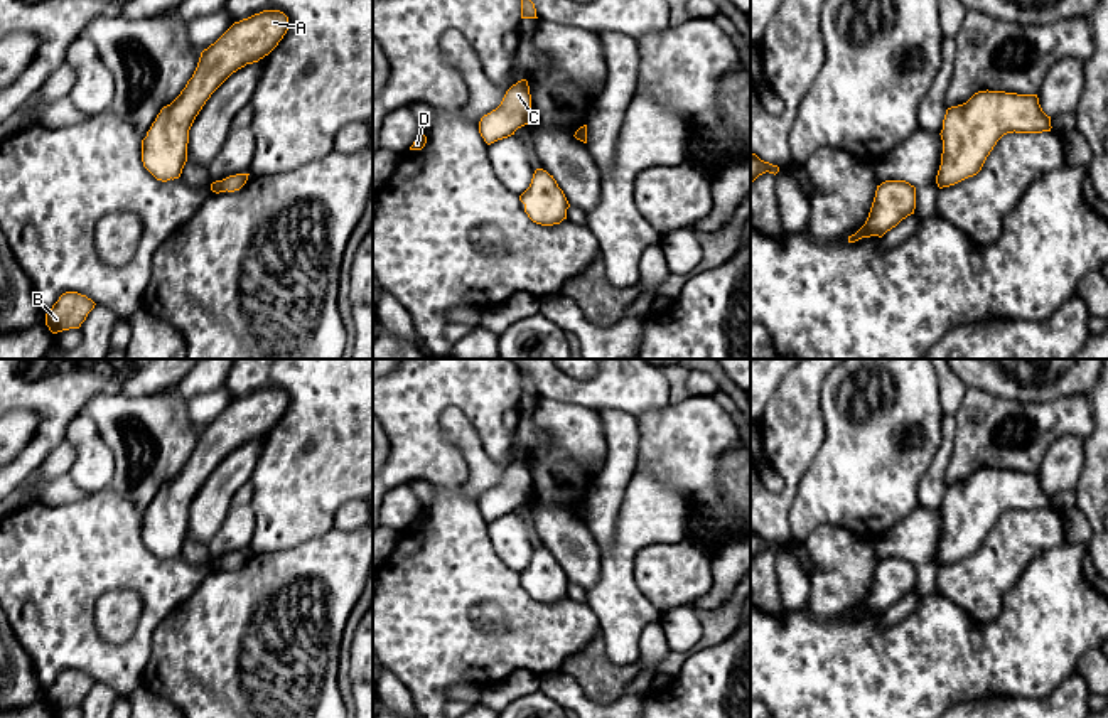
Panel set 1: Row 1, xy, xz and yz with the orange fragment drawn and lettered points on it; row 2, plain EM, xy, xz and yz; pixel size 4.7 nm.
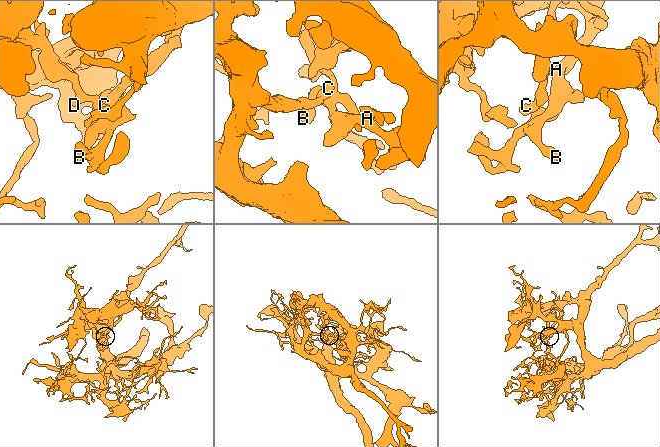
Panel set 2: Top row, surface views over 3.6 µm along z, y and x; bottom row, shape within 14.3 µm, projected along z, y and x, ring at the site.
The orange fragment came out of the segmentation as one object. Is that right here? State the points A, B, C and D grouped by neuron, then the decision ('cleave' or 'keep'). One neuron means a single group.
A C D / B; cleave

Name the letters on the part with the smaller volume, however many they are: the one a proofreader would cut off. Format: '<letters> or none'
B

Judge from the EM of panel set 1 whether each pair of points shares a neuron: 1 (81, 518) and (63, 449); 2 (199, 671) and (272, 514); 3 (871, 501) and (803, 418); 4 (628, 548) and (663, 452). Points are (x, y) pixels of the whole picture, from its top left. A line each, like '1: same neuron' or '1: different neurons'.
1: different neurons
2: different neurons
3: different neurons
4: different neurons

